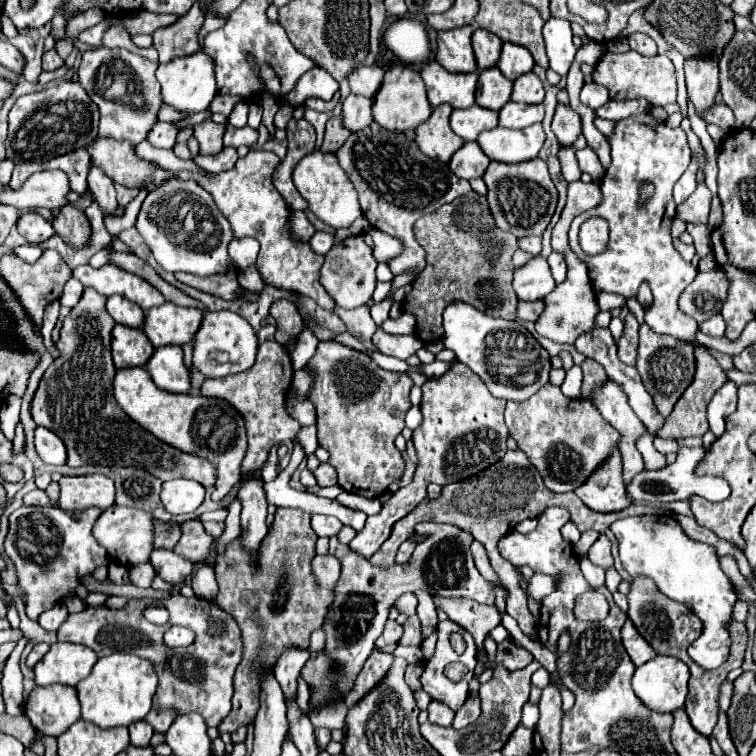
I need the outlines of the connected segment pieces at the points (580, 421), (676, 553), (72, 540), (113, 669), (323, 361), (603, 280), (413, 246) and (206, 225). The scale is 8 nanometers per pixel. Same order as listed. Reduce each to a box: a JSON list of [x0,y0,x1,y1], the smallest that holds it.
[[506,383,620,493],[610,515,738,669],[6,505,108,620],[76,653,158,729],[306,341,412,497],[570,113,698,345],[336,123,470,275],[136,179,236,277]]

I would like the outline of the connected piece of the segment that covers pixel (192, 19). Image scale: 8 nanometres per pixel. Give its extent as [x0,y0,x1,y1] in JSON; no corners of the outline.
[154,1,204,63]

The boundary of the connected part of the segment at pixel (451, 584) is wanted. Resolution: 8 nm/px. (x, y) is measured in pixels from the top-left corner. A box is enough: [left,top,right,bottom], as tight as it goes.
[324,523,494,697]

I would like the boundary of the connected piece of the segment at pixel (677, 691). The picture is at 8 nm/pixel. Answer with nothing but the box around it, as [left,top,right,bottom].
[632,655,688,711]

